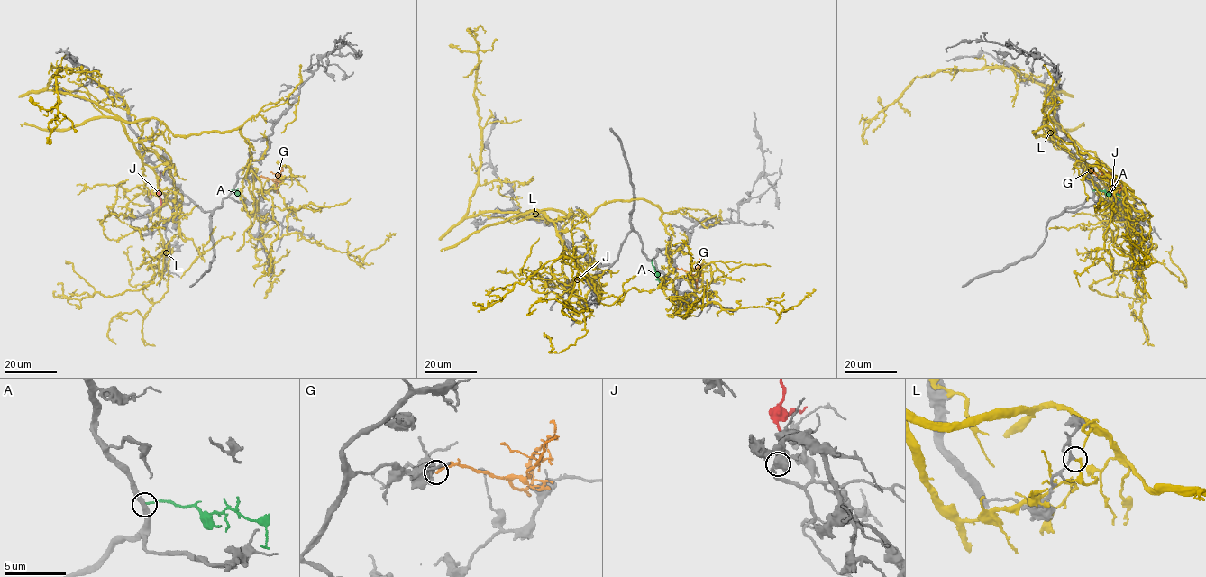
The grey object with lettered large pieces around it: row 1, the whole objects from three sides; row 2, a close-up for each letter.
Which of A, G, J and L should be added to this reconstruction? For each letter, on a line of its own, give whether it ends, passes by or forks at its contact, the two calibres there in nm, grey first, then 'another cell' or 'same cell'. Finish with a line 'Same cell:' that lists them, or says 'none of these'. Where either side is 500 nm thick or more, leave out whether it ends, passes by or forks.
A: it ends | 400/180 nm | another cell
G: it ends | 480/200 nm | another cell
J: it ends | 280/190 nm | same cell
L: it ends | 190/180 nm | another cell
Same cell: J

